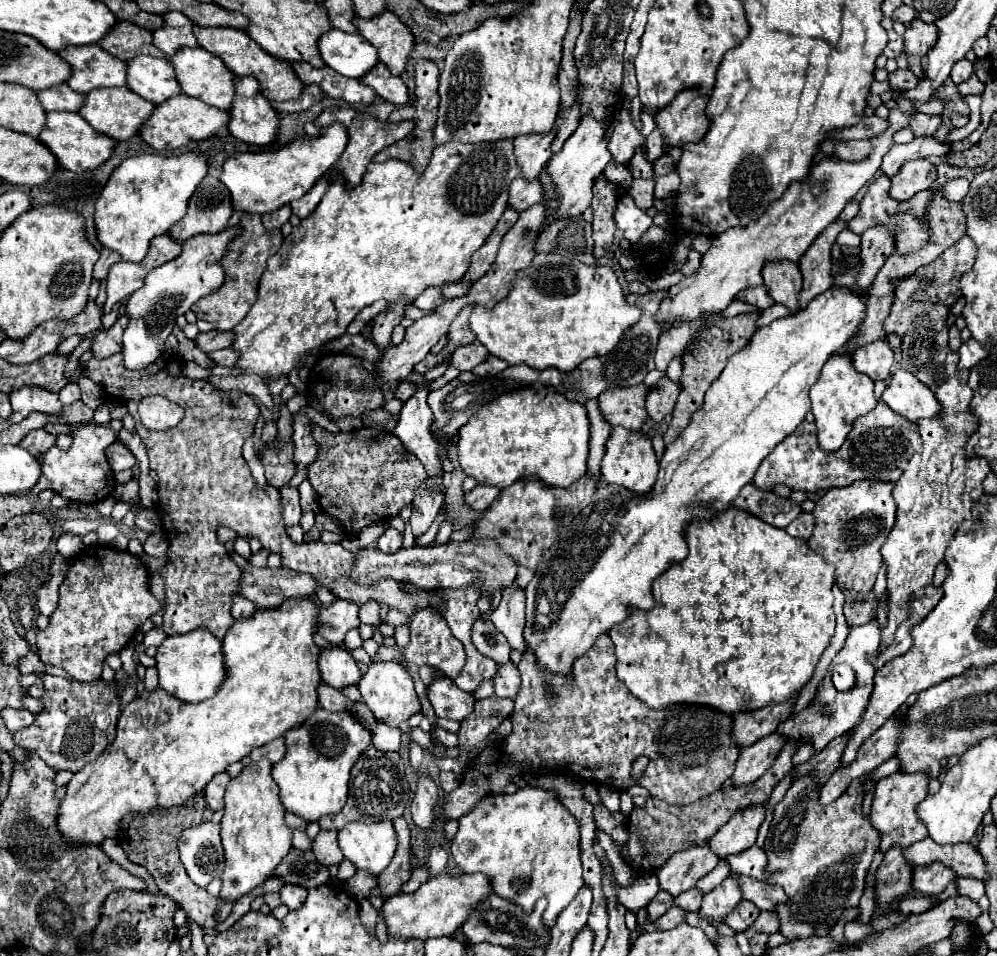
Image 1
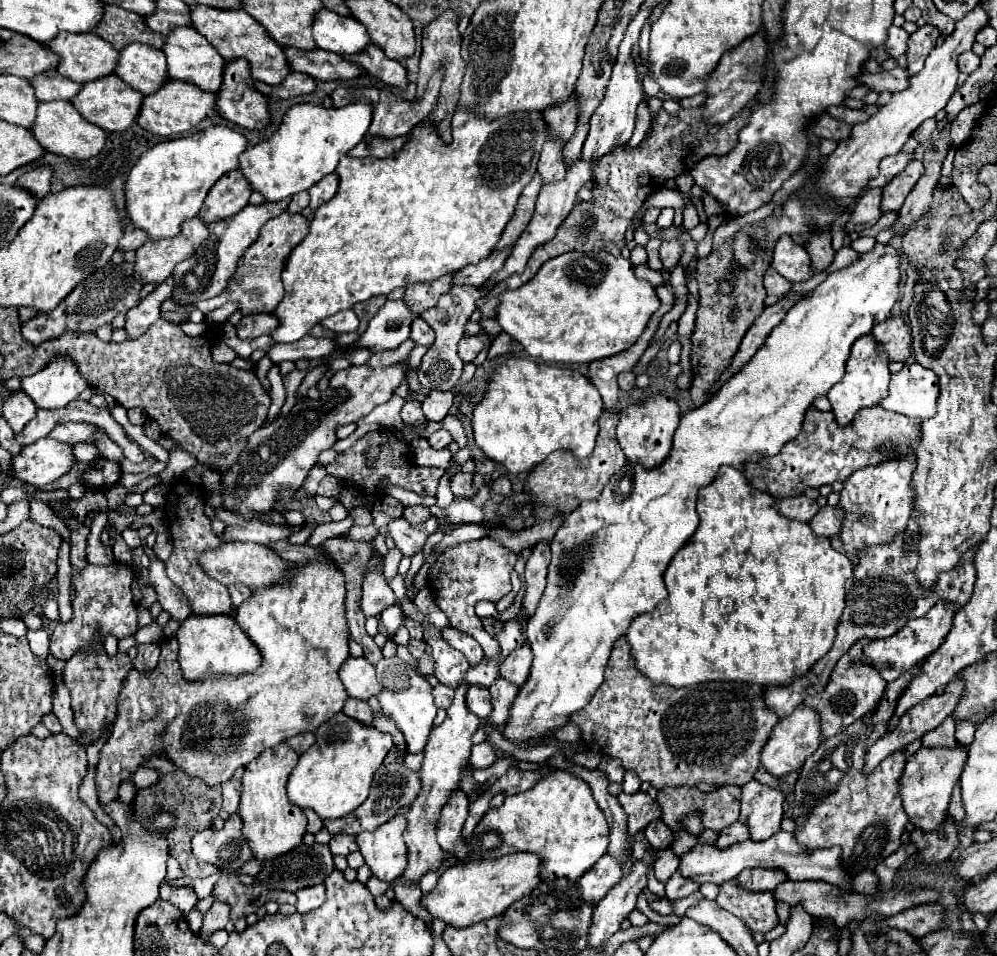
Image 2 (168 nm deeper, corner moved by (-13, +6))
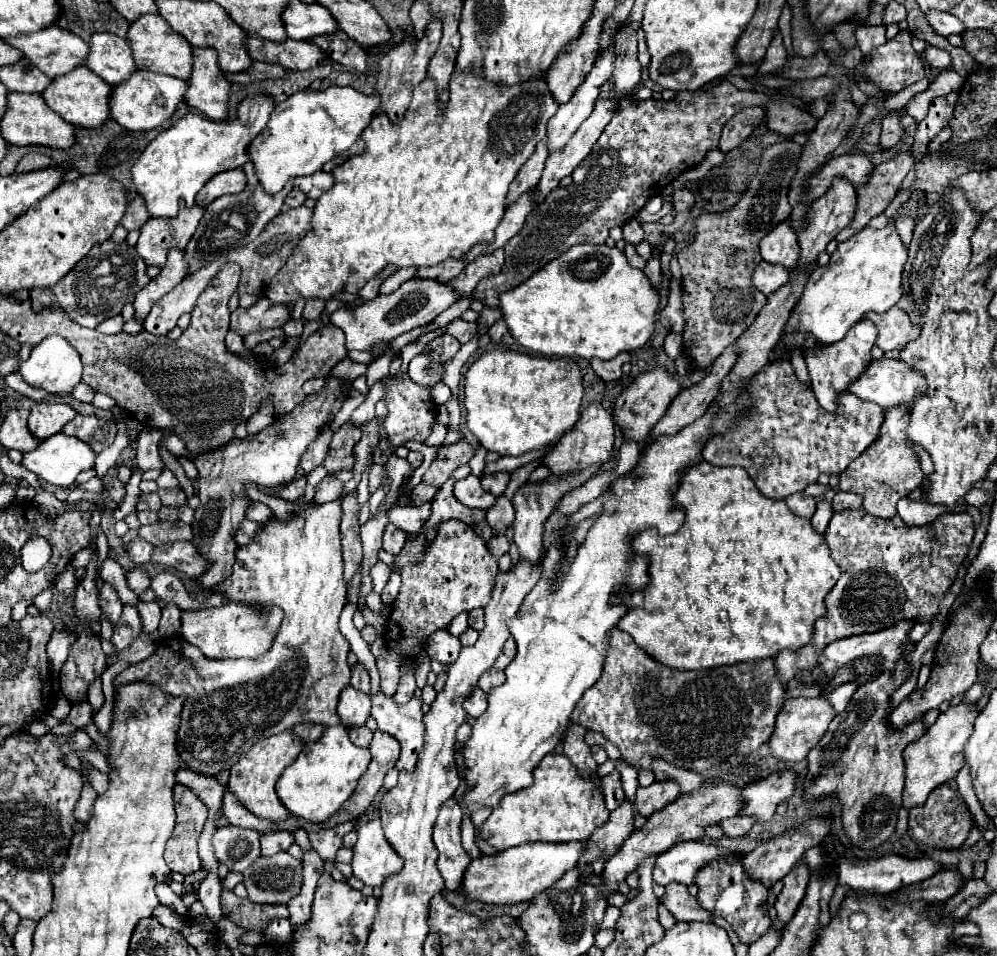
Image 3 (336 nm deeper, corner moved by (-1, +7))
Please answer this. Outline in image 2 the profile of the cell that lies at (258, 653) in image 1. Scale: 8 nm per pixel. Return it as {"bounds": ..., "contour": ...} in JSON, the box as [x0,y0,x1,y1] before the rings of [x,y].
{"bounds":[95,552,351,802],"contour":[[[323,552],[315,560],[289,566],[283,580],[253,590],[235,614],[241,628],[263,654],[263,664],[255,672],[247,672],[247,676],[209,676],[209,680],[189,684],[189,680],[181,676],[181,668],[177,664],[177,638],[165,638],[161,642],[159,664],[153,670],[139,672],[133,668],[133,672],[125,676],[125,684],[119,692],[117,718],[97,762],[95,782],[99,802],[115,800],[119,784],[129,780],[141,762],[153,754],[161,752],[169,756],[179,770],[215,786],[233,778],[237,768],[247,766],[265,748],[277,746],[301,732],[315,732],[325,720],[341,712],[349,694],[339,680],[339,668],[349,658],[351,640],[345,620],[345,594],[343,572],[333,566],[329,556]]]}

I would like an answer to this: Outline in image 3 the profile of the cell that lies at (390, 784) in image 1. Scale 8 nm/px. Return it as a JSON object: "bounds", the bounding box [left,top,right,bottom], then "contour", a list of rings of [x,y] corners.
{"bounds":[309,817,361,859],"contour":[[[355,817],[355,819],[349,819],[345,823],[337,823],[335,827],[325,827],[325,829],[319,829],[319,831],[309,831],[309,839],[311,839],[313,849],[321,855],[321,859],[335,859],[335,853],[341,847],[343,835],[355,831],[359,821],[361,821],[361,817],[359,819]]]}

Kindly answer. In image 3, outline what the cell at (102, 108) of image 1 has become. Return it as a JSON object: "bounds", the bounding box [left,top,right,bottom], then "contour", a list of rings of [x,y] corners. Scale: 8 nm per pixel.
{"bounds":[43,65,113,129],"contour":[[[81,65],[75,71],[69,71],[69,75],[61,75],[57,79],[53,79],[51,87],[45,89],[45,93],[43,93],[43,99],[65,121],[69,121],[77,127],[85,127],[85,129],[99,129],[109,119],[111,91],[113,91],[113,87],[107,81],[103,81],[93,71],[89,71],[85,65]]]}

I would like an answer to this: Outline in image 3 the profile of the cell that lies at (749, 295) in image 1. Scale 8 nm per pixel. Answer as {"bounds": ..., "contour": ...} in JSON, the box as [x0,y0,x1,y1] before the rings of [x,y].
{"bounds":[753,261,789,295],"contour":[[[761,261],[753,271],[753,285],[765,295],[777,291],[781,285],[787,283],[787,279],[789,279],[789,271],[785,271],[785,267],[773,267],[765,261]]]}

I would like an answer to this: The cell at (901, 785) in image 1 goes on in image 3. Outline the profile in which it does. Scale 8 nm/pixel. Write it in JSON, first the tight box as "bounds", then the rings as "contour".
{"bounds":[903,705,977,805],"contour":[[[951,705],[943,711],[937,721],[925,731],[923,737],[909,743],[903,751],[905,759],[905,789],[903,797],[907,805],[923,805],[927,795],[941,783],[953,781],[961,769],[961,751],[969,735],[973,733],[973,719],[977,717],[977,707],[973,705]]]}

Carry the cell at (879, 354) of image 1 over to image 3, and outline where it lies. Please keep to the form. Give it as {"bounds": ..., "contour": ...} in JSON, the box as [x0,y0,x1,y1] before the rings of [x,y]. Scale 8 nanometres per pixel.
{"bounds":[865,307,919,353],"contour":[[[891,307],[887,313],[867,313],[865,315],[879,331],[877,347],[885,353],[899,353],[903,351],[905,343],[911,343],[919,335],[919,325],[913,327],[909,315],[899,307]]]}

